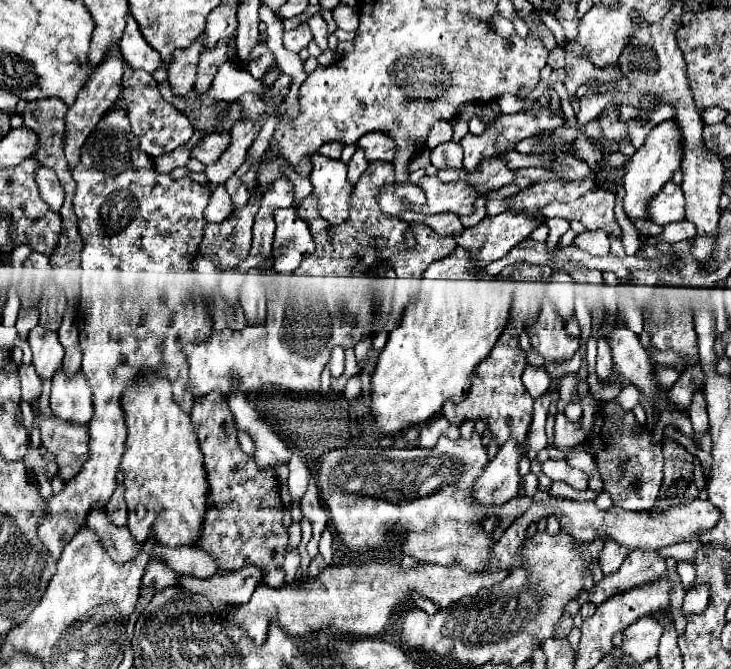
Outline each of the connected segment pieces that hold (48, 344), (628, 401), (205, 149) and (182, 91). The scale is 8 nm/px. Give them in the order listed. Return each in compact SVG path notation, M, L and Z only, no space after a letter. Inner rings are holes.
M36 326L30 330L28 344L32 348L32 364L36 368L36 374L40 378L52 378L56 370L62 368L62 358L64 358L64 348L58 340L58 334Z
M632 384L616 396L616 402L620 402L620 406L624 406L624 410L632 410L640 400L646 400L646 396Z
M208 134L200 140L200 144L194 148L192 156L198 158L202 164L214 164L222 152L230 146L230 134Z
M202 38L192 42L184 50L176 50L172 54L172 62L168 68L168 82L174 96L186 96L196 80L196 62L202 52Z

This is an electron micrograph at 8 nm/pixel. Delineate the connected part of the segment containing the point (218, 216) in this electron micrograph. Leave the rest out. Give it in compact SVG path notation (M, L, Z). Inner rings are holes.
M216 186L216 190L212 192L212 198L204 210L204 218L208 222L224 222L232 212L232 200L230 194L226 192L224 186Z

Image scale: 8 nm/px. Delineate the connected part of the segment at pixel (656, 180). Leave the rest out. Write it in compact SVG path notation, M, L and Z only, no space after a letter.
M664 120L648 132L644 146L632 158L628 158L626 168L624 168L624 172L626 172L626 176L622 180L624 190L626 190L624 210L632 222L638 218L642 218L642 220L648 218L648 214L646 214L648 200L660 192L660 188L672 178L672 174L678 168L680 168L680 132L676 130L676 122Z

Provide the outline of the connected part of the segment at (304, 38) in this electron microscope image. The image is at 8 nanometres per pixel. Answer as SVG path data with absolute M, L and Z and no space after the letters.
M300 24L296 30L284 32L284 46L292 52L300 52L308 46L308 42L312 40L312 32L308 24Z

